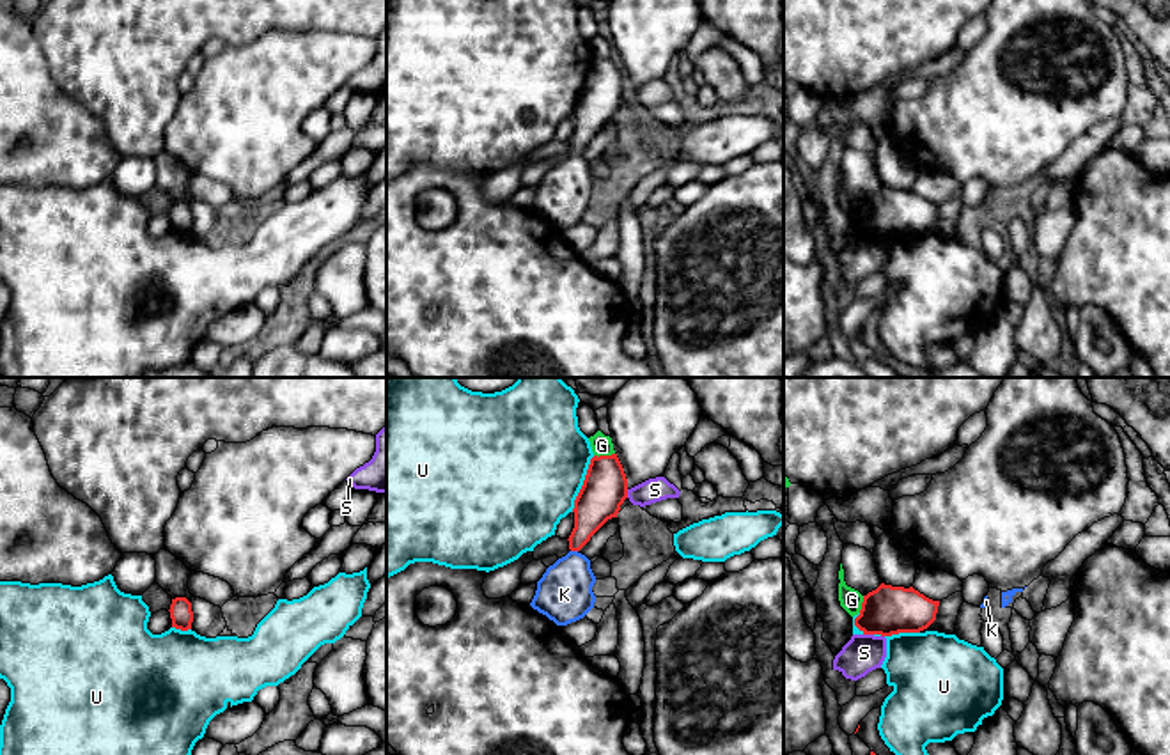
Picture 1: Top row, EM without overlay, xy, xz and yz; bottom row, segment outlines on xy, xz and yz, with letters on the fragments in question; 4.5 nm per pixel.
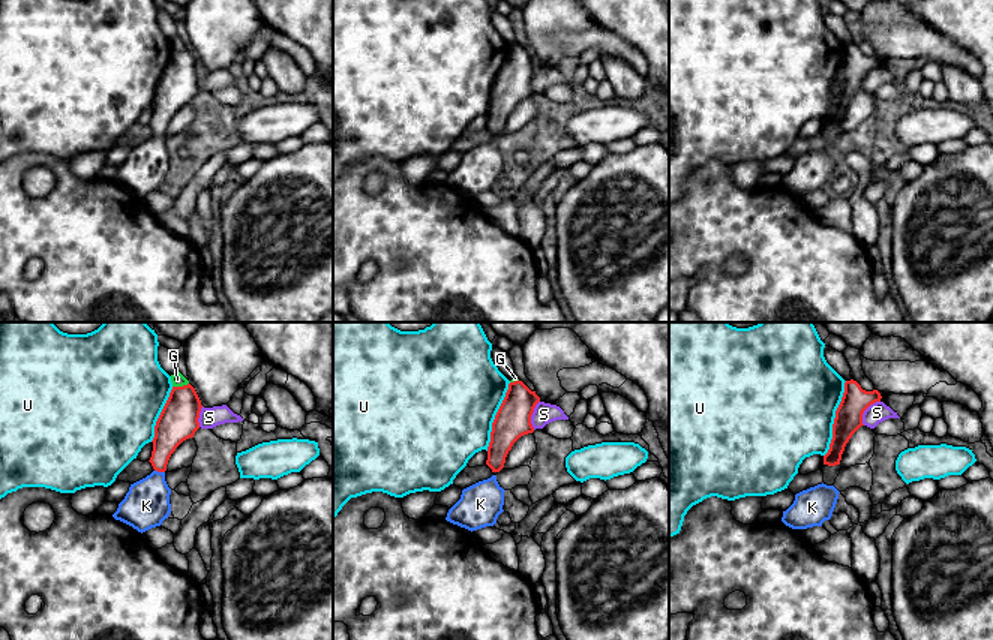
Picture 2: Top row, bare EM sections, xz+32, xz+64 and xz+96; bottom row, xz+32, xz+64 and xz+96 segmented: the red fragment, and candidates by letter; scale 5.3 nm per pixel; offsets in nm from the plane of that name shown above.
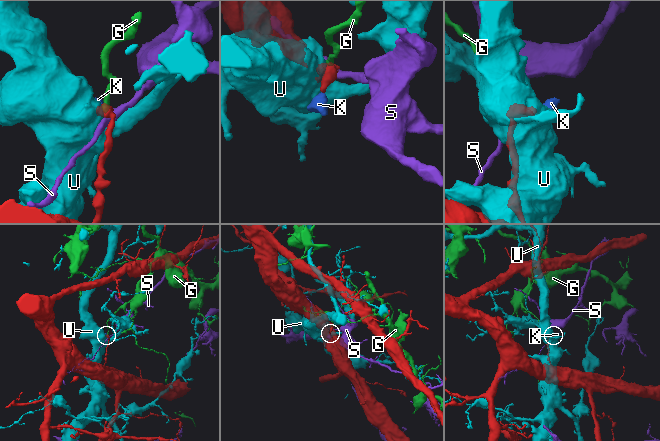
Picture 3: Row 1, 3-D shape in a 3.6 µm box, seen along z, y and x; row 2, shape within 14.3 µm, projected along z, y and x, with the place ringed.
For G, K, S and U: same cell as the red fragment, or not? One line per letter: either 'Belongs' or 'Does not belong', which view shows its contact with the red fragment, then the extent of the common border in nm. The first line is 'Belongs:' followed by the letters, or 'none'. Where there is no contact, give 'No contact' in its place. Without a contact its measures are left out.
Belongs: K
G: Does not belong. Touches red in xz. Shared border 100 nm
K: Belongs. Touches red in xz. Shared border 30 nm
S: Does not belong. Touches red in yz. Shared border 50 nm
U: Does not belong. Touches red in xz. Shared border 280 nm

